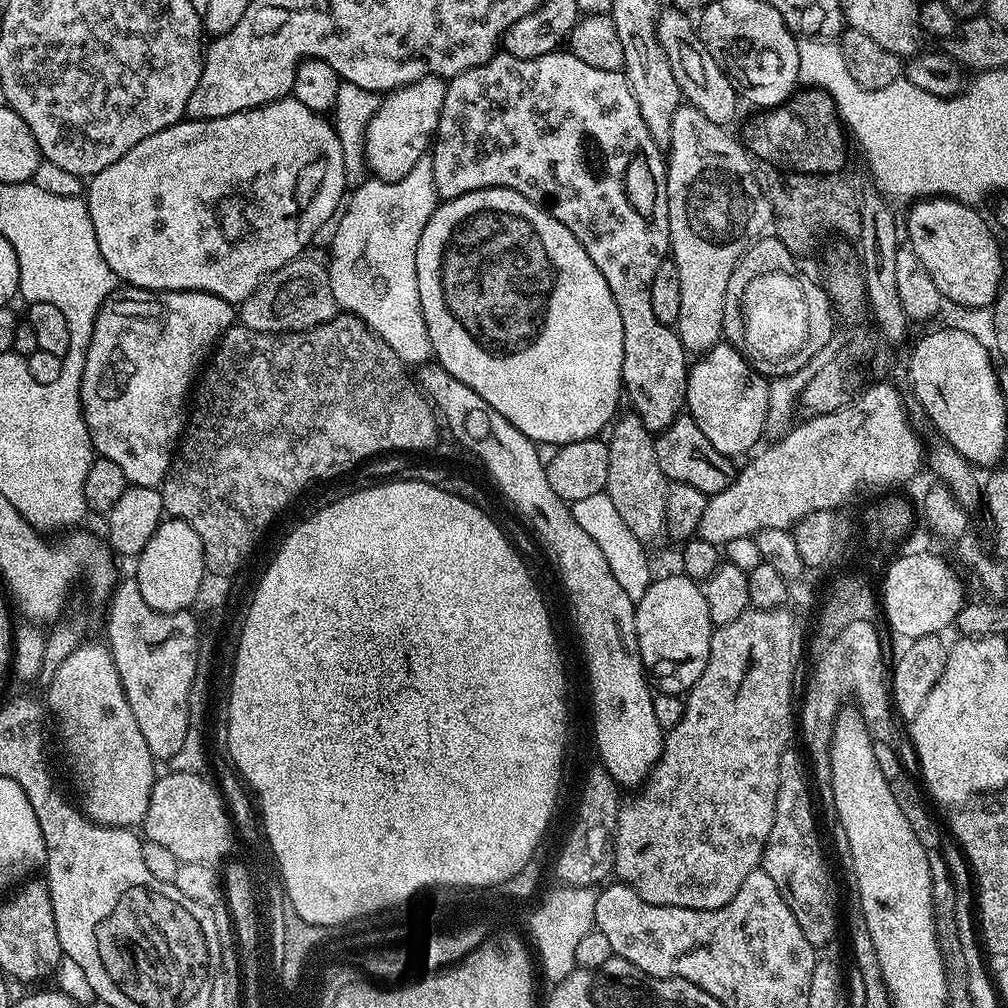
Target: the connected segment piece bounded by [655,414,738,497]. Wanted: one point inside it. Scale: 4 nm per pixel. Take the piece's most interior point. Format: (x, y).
(685, 454)

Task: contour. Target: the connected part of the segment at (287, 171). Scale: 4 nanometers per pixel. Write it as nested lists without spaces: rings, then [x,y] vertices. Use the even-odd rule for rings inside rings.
[[[295,95],[283,96],[281,100],[271,100],[268,104],[222,118],[179,120],[166,130],[158,130],[158,134],[150,134],[150,138],[142,138],[138,146],[126,150],[118,162],[110,162],[106,170],[91,177],[86,184],[89,218],[94,226],[98,247],[117,281],[129,288],[144,288],[148,292],[209,292],[234,306],[250,298],[265,276],[277,272],[291,260],[301,259],[312,244],[318,226],[322,226],[322,222],[326,222],[326,218],[330,218],[330,214],[341,207],[345,196],[342,144],[333,121],[325,113],[310,110],[310,106],[296,99]]]

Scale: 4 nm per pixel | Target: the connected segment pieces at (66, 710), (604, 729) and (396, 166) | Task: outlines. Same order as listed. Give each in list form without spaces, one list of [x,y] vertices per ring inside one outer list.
[[[85,642],[78,645],[70,658],[58,666],[54,682],[50,682],[46,690],[46,708],[51,715],[52,712],[56,715],[64,752],[76,775],[76,788],[80,791],[78,804],[84,815],[95,824],[111,828],[135,829],[143,825],[146,806],[150,806],[150,794],[158,775],[158,764],[150,754],[150,746],[146,746],[146,738],[142,738],[142,730],[138,730],[138,722],[134,722],[134,710],[130,710],[114,658],[103,643]]]
[[[425,362],[419,365],[418,384],[425,396],[434,405],[439,419],[448,423],[447,431],[469,453],[476,455],[484,463],[486,471],[492,475],[494,483],[500,487],[500,492],[525,516],[532,520],[536,532],[540,535],[539,543],[543,546],[551,546],[560,569],[564,572],[564,580],[568,580],[568,587],[572,588],[572,596],[576,596],[576,609],[578,618],[584,620],[580,628],[584,628],[584,644],[588,644],[588,660],[592,660],[592,685],[594,685],[594,707],[596,735],[596,750],[600,756],[600,762],[605,770],[616,779],[621,789],[632,790],[644,783],[652,773],[653,766],[659,762],[664,749],[665,729],[658,726],[658,718],[654,718],[654,695],[650,687],[650,681],[644,670],[642,654],[638,650],[638,634],[636,633],[636,601],[622,590],[621,584],[612,580],[612,572],[608,572],[608,564],[604,564],[604,556],[600,556],[600,548],[572,524],[572,516],[564,512],[564,504],[552,496],[553,488],[546,478],[546,466],[538,458],[538,445],[535,440],[526,438],[518,426],[506,422],[494,406],[486,402],[486,398],[478,398],[466,382],[458,382],[449,374],[443,366],[435,362]]]
[[[427,76],[396,88],[381,99],[380,109],[370,118],[364,138],[367,171],[375,179],[397,180],[414,170],[414,162],[425,159],[438,130],[445,87],[441,77]]]

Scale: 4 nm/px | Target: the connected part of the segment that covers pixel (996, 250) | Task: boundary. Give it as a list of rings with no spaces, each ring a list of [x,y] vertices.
[[[933,196],[917,200],[908,212],[908,240],[907,243],[918,254],[918,262],[926,266],[926,274],[938,286],[941,297],[952,304],[961,304],[964,308],[987,309],[996,300],[1000,292],[1002,274],[1002,245],[996,241],[997,233],[988,229],[988,224],[979,216],[977,209],[970,204],[963,204],[957,200],[950,200],[946,196]]]

